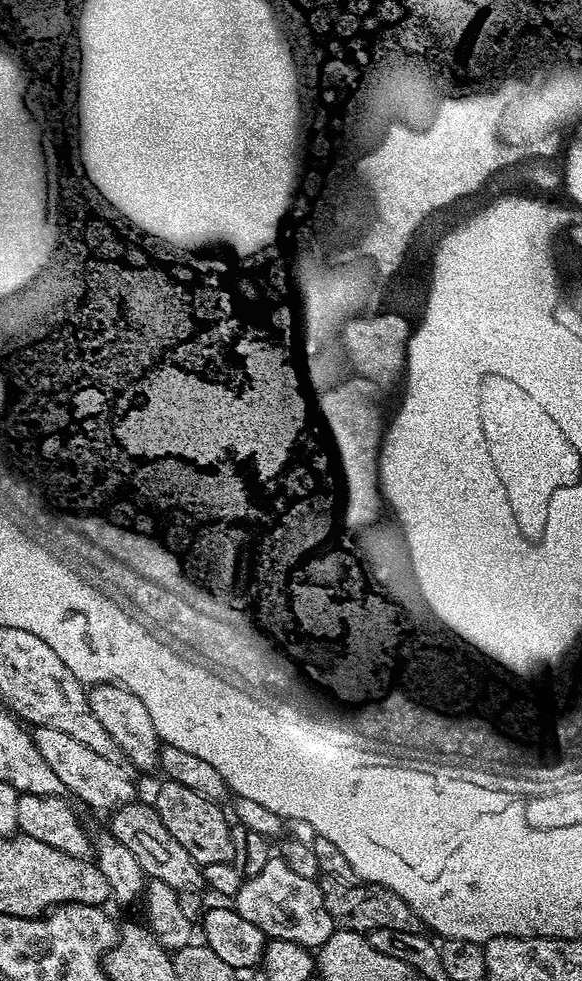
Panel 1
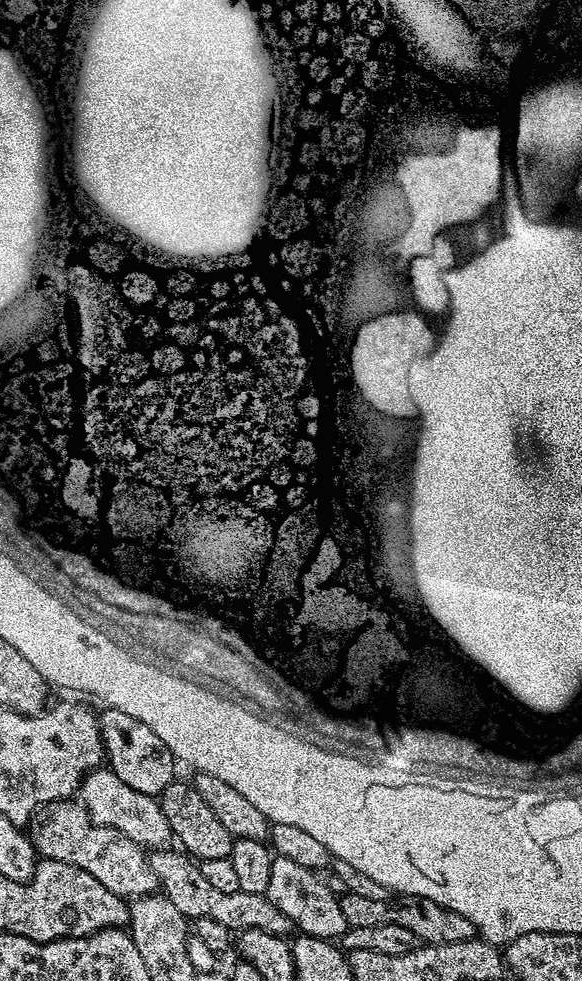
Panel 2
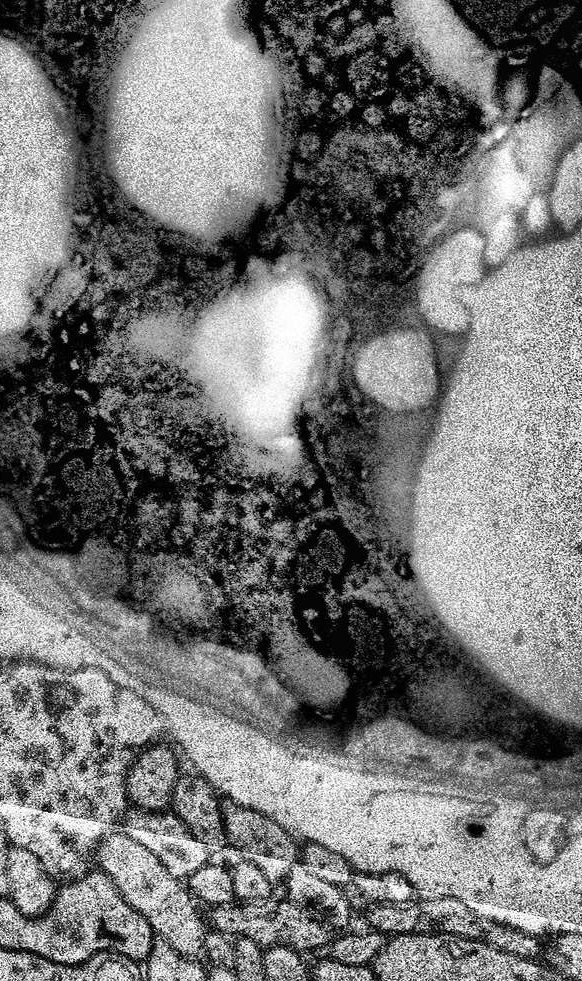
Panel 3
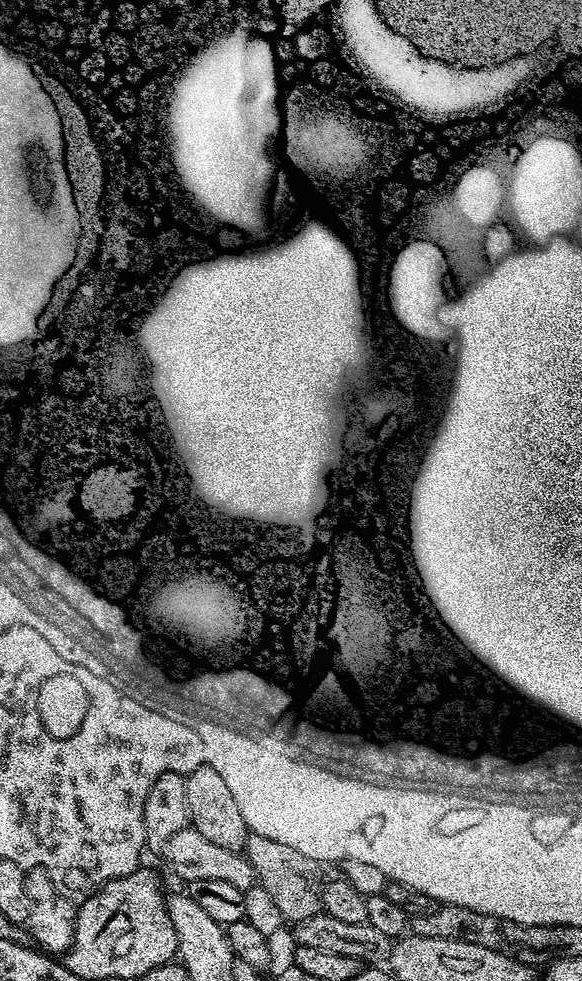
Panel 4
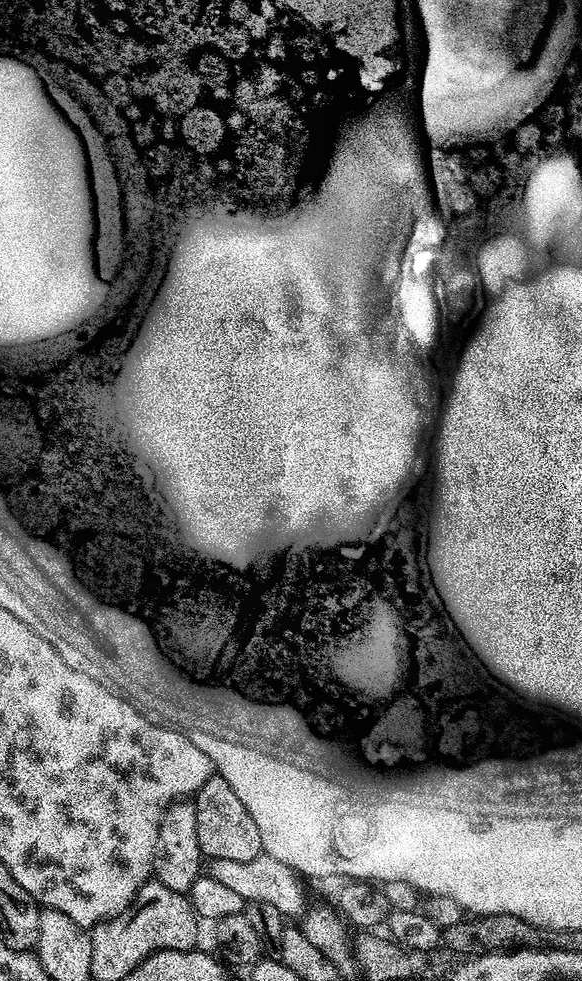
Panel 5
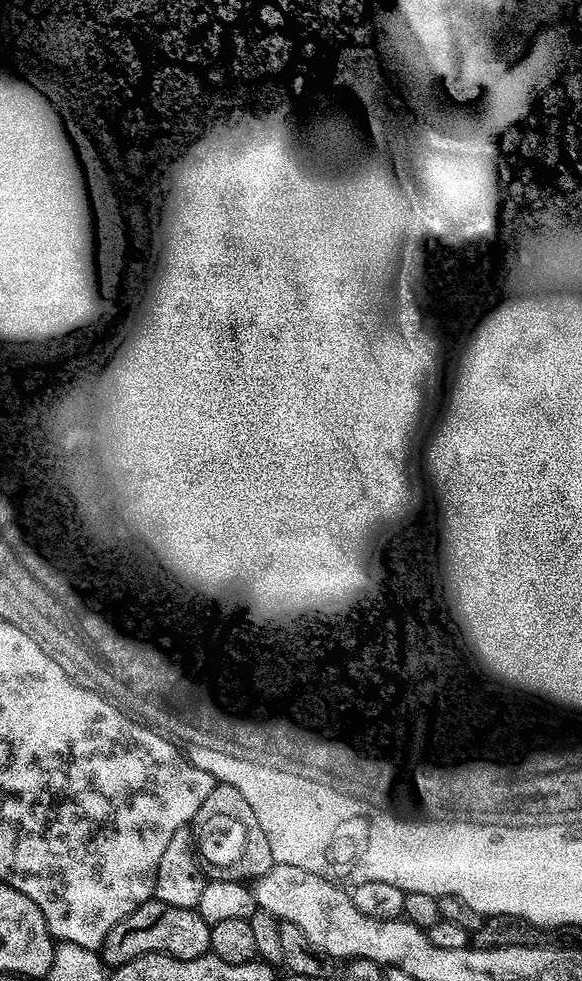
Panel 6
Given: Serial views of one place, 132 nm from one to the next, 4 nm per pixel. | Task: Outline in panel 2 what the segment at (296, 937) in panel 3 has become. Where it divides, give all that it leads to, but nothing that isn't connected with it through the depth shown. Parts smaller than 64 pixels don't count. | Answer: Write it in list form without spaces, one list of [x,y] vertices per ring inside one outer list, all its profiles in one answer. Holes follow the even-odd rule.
[[[180,850],[168,851],[153,851],[148,861],[156,875],[159,891],[166,898],[170,898],[174,906],[178,906],[178,910],[184,917],[191,918],[193,921],[210,918],[216,923],[222,923],[229,930],[257,928],[275,936],[287,937],[288,931],[293,931],[294,925],[290,922],[290,918],[286,918],[286,914],[282,914],[282,910],[278,910],[278,906],[274,906],[274,902],[270,902],[267,895],[242,891],[226,894],[222,890],[214,890],[214,886],[206,882],[199,863],[193,857]]]

